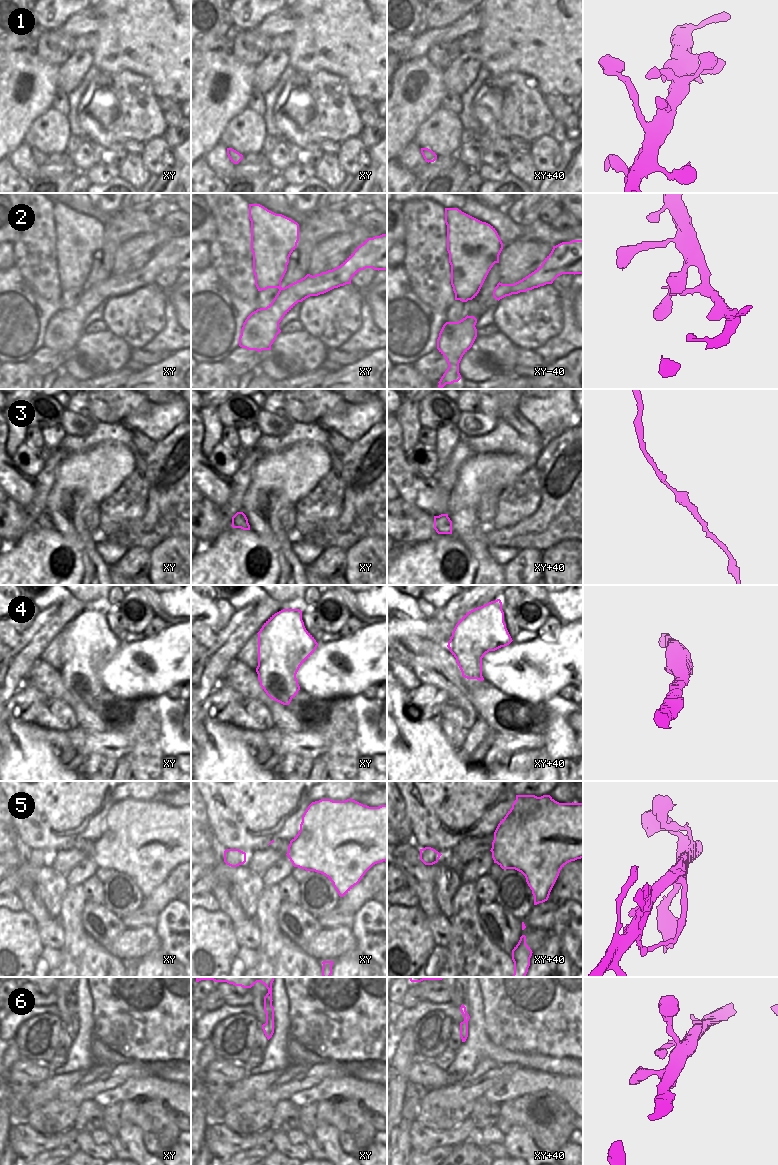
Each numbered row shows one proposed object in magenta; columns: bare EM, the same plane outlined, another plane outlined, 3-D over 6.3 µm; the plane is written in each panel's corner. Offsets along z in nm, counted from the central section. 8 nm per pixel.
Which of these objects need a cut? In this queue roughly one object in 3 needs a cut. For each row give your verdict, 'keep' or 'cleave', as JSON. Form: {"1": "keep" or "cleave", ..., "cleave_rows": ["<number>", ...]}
{"1": "keep", "2": "keep", "3": "keep", "4": "keep", "5": "cleave", "6": "keep", "cleave_rows": ["5"]}

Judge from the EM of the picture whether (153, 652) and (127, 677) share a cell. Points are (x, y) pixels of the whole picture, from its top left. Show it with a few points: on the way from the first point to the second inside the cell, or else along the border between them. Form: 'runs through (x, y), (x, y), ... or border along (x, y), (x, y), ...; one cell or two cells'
runs through (142, 650), (132, 652), (130, 658), (132, 666); one cell

